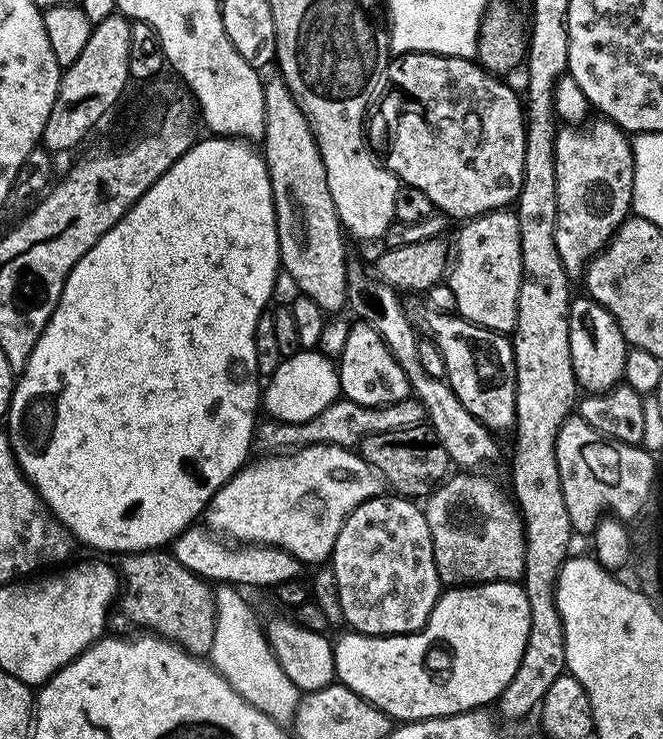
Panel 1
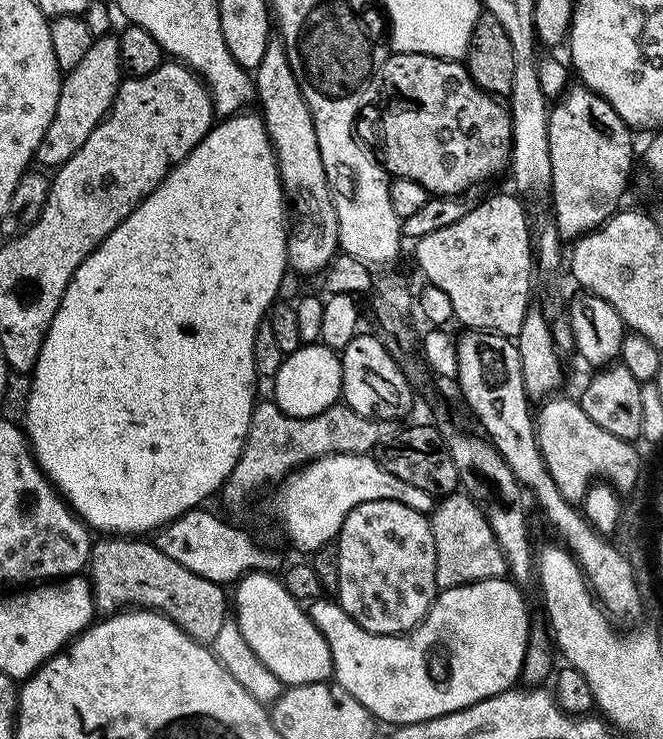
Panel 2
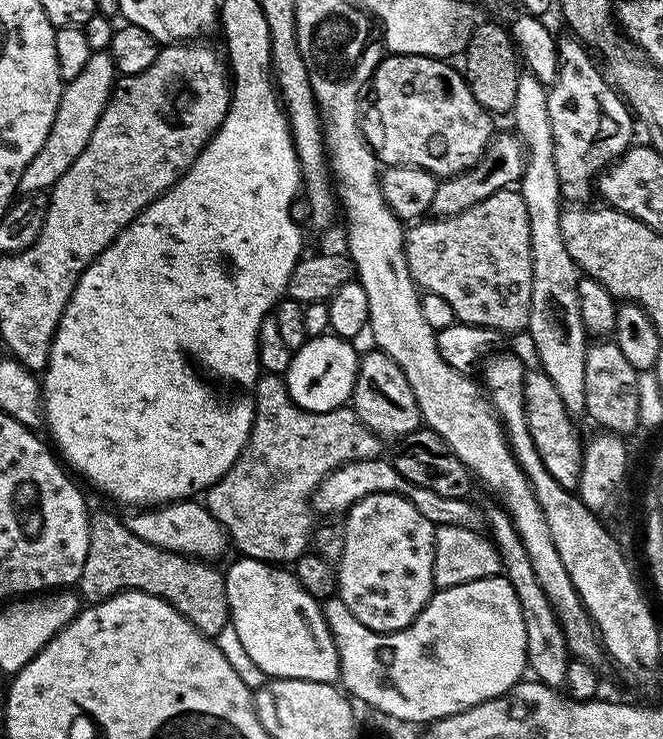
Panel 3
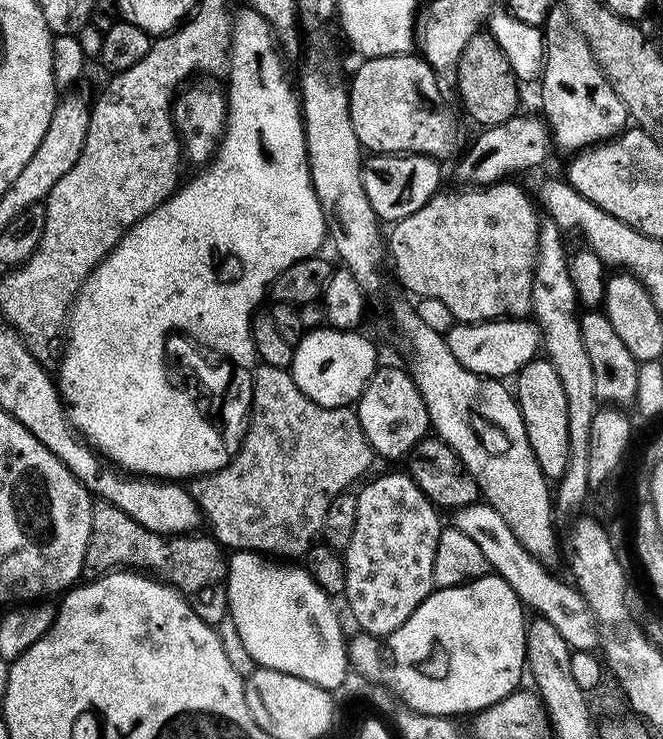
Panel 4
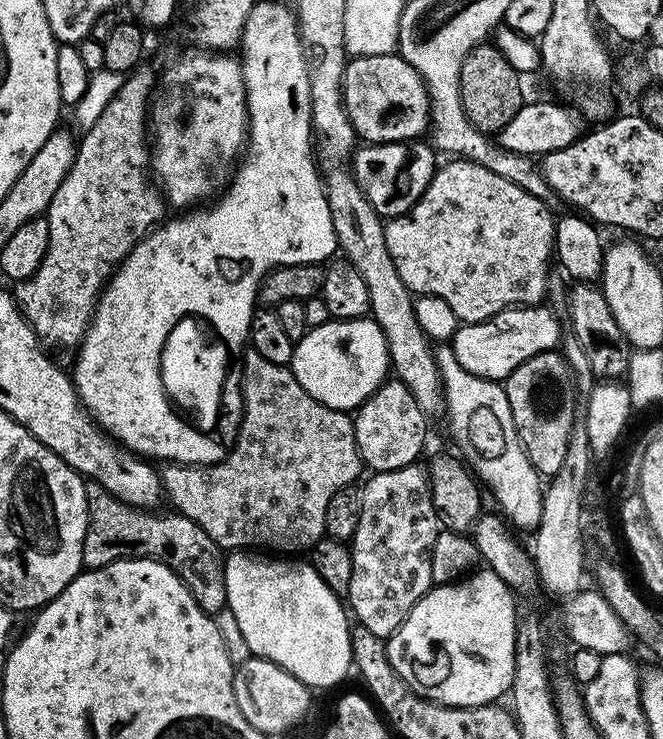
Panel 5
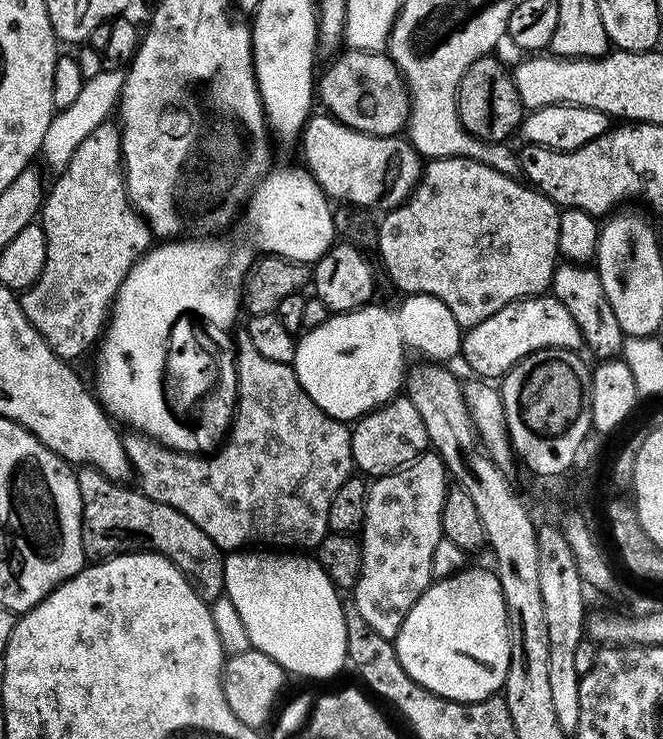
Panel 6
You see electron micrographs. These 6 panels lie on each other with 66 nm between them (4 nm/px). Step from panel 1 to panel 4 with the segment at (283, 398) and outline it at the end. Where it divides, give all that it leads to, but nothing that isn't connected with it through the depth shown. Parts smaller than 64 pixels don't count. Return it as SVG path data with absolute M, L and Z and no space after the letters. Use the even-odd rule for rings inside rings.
M308 332L305 340L292 349L286 369L288 385L296 397L315 408L335 408L343 405L356 391L366 369L364 348L350 332Z

